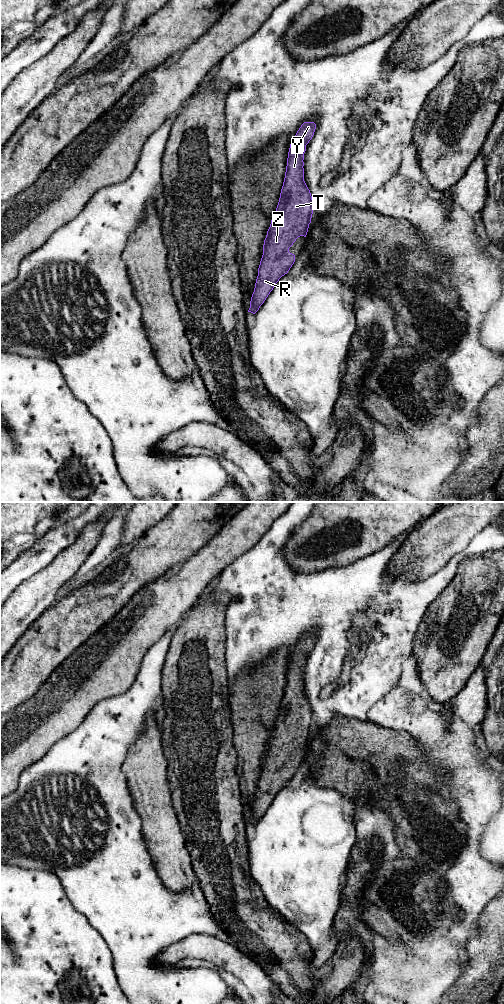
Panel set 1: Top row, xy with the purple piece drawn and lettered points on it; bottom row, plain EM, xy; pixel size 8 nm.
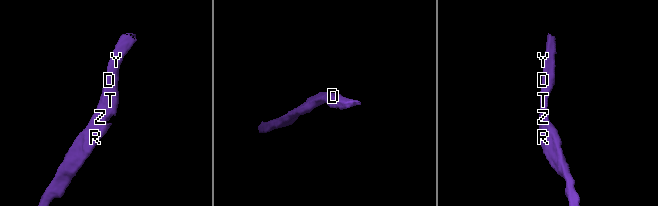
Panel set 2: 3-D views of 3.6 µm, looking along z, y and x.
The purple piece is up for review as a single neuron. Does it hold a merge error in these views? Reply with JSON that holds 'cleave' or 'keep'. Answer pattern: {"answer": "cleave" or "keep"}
{"answer": "keep"}

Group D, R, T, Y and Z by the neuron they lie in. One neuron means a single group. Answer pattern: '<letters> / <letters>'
D R T Y Z

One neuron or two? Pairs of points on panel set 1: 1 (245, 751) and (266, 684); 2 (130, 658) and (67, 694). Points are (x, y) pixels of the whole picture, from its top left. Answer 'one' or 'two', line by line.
1: one
2: one

